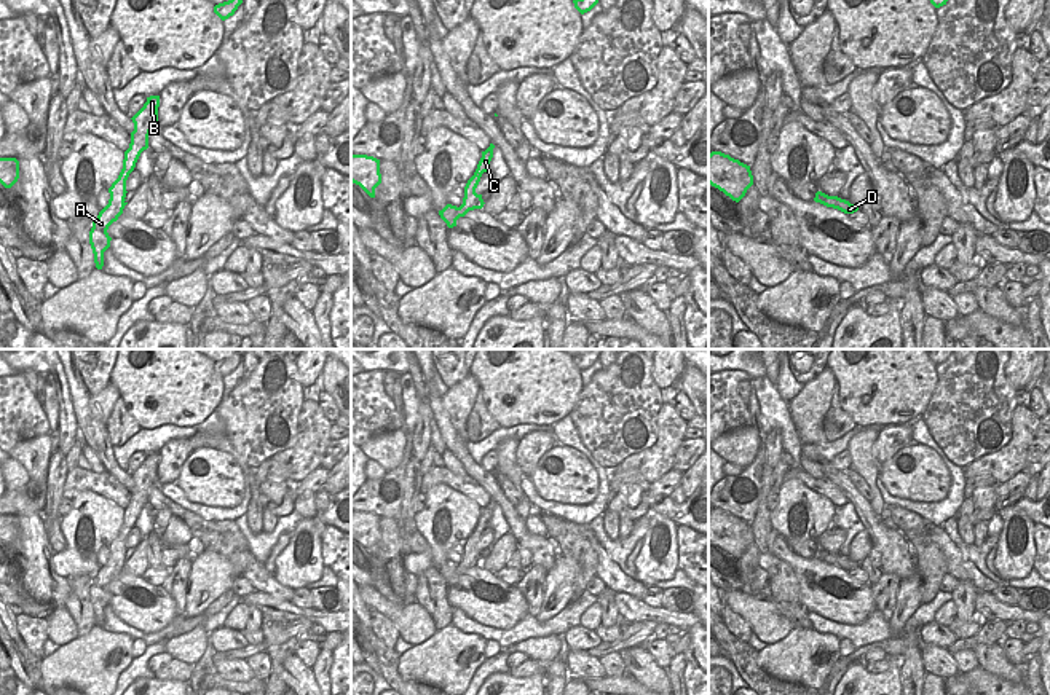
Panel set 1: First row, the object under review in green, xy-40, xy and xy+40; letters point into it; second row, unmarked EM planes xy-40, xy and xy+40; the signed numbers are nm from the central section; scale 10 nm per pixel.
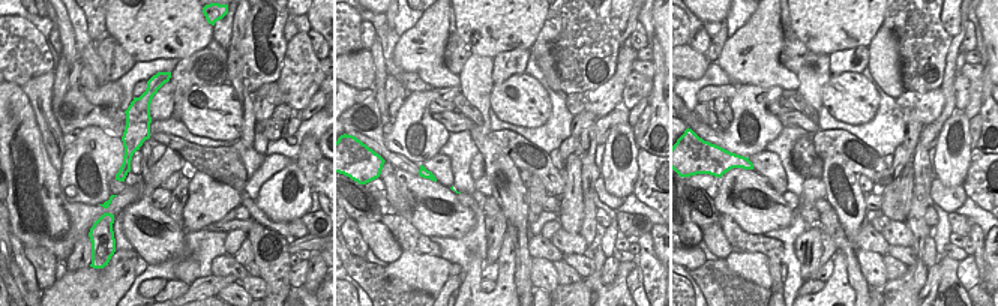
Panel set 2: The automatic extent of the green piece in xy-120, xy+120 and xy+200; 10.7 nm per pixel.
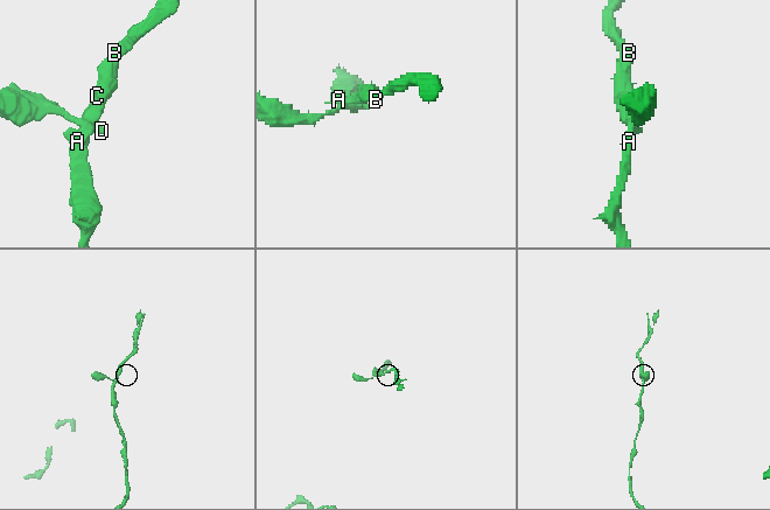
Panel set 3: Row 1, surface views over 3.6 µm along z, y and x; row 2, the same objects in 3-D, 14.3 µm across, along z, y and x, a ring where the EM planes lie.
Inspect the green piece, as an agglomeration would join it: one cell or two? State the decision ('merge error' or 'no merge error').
merge error

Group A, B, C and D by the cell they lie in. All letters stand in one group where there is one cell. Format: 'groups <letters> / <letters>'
groups A B C / D

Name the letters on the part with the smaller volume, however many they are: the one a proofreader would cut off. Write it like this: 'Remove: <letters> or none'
Remove: D

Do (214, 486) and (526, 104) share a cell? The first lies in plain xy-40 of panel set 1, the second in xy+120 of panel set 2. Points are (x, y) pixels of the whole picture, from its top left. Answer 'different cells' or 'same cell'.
same cell

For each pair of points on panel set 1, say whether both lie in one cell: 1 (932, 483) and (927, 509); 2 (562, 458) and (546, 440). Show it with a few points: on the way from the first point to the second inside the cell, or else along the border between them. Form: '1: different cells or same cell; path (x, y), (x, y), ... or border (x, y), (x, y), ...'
1: different cells; border (950, 471), (950, 490), (939, 501), (892, 496)
2: different cells; border (556, 442), (538, 461), (530, 477)

